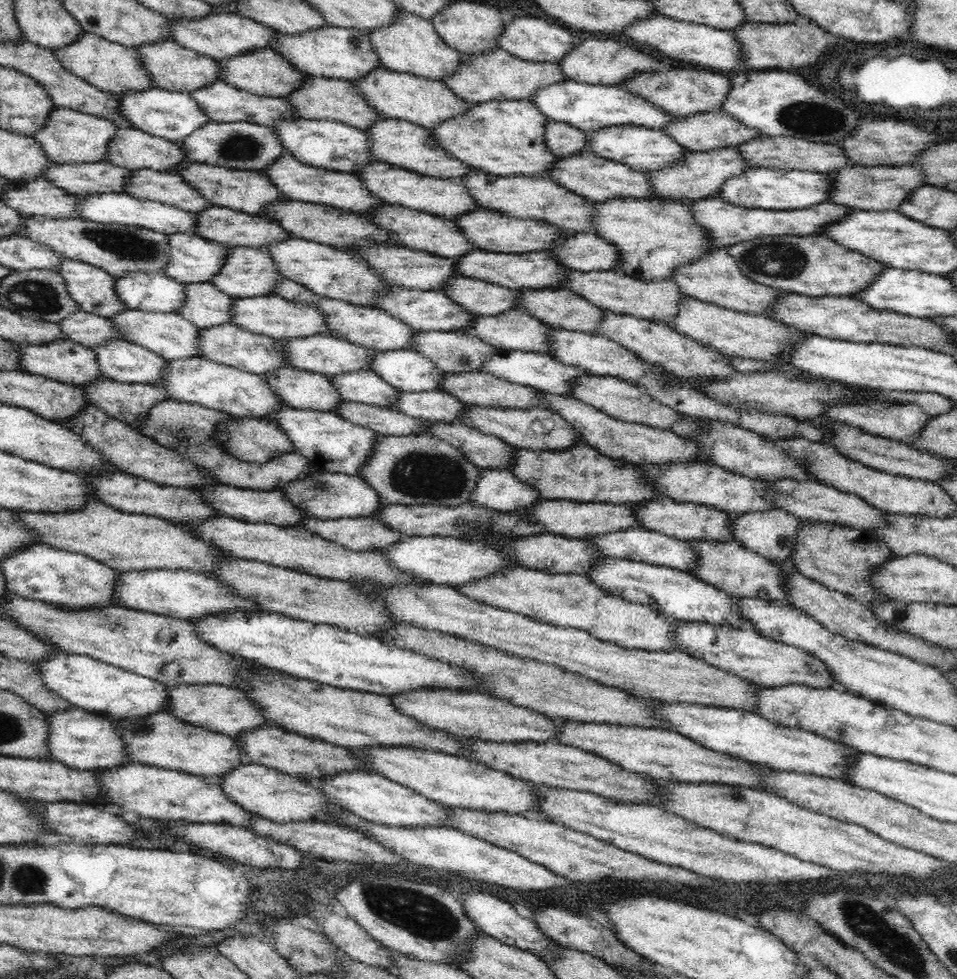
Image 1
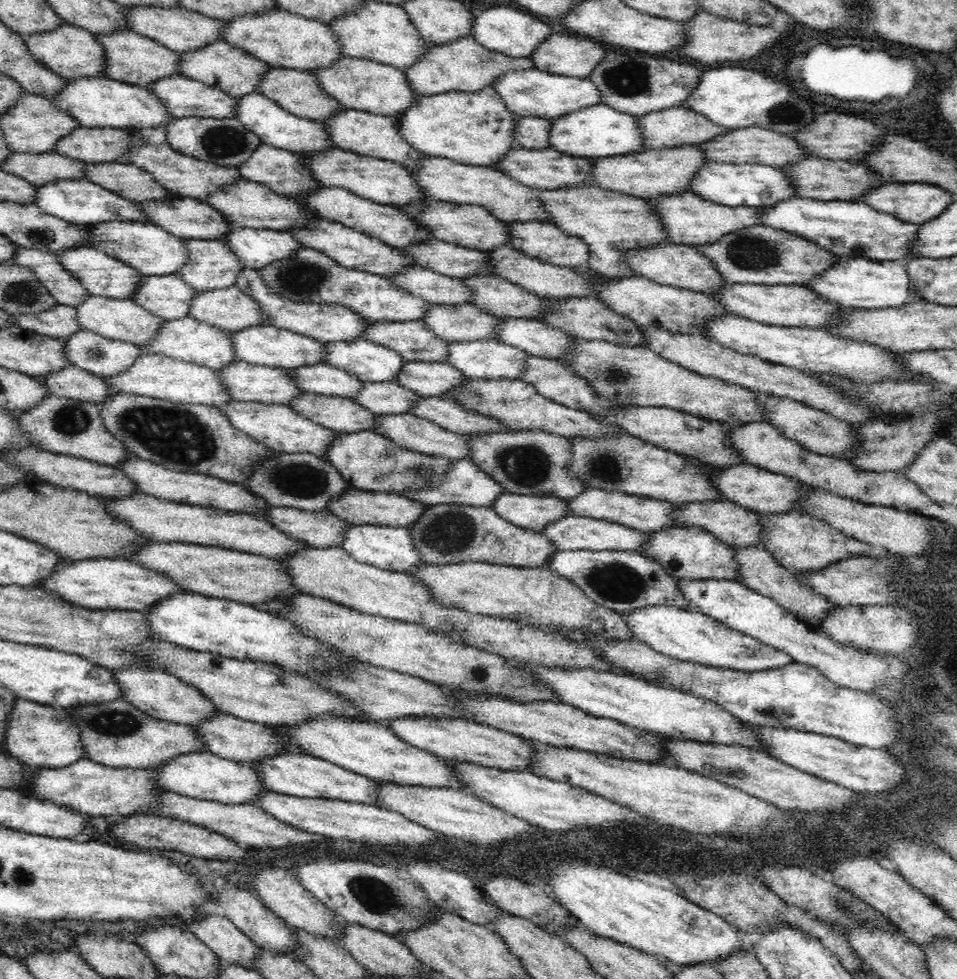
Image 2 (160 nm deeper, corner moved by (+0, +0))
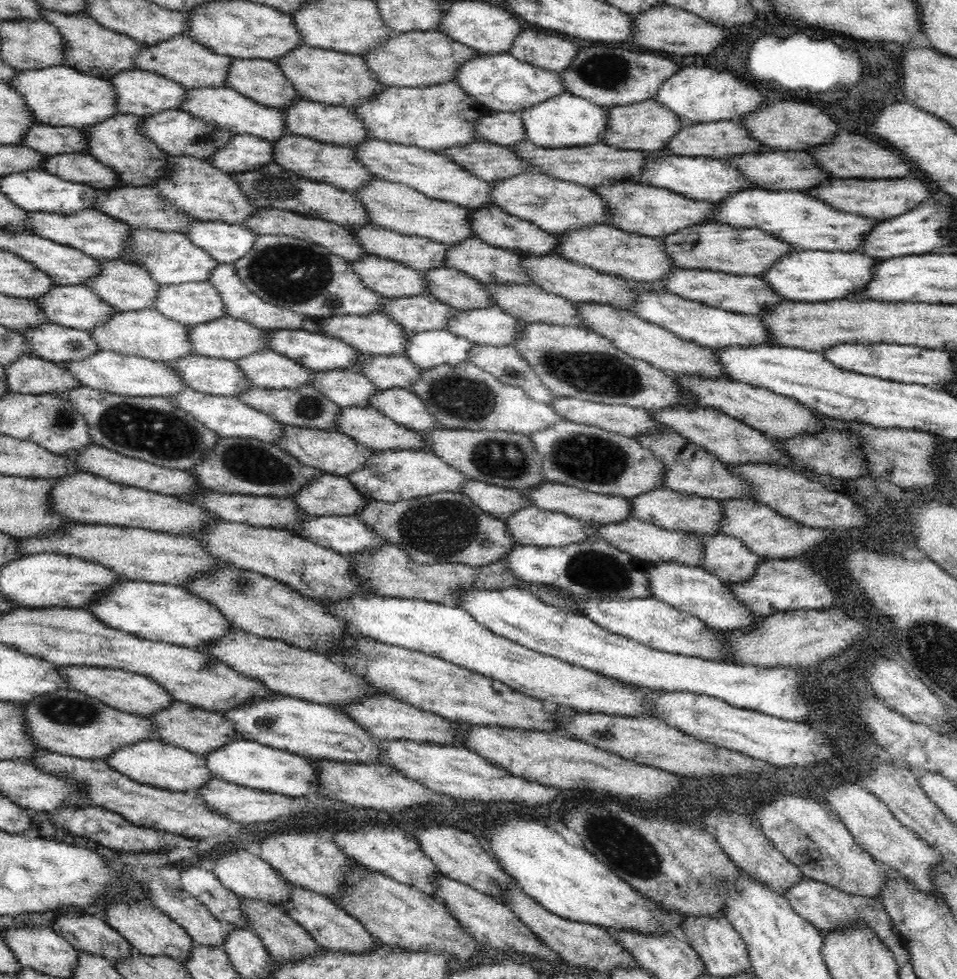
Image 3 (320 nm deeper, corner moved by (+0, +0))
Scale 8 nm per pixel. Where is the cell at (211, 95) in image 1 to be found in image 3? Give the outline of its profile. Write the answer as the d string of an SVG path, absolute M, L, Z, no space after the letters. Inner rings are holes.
M140 69L118 71L113 77L109 78L109 81L115 88L117 112L144 117L153 115L162 109L179 109L179 104L183 101L188 90L188 88L184 88L181 84L165 76Z

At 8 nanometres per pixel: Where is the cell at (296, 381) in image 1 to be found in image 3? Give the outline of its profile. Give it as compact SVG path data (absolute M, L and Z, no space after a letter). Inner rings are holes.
M186 355L164 362L188 387L213 396L238 396L256 388L232 360L202 355Z

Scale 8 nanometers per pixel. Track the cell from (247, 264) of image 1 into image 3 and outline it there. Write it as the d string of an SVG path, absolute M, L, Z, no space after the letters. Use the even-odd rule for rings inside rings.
M137 228L131 232L131 239L121 260L145 268L152 280L160 285L206 281L207 276L220 263L205 250L189 242L182 232L166 232L152 228Z

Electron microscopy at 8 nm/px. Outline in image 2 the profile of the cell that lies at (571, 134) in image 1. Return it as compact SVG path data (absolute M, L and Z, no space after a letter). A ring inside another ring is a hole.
M520 117L514 123L511 134L514 147L529 149L549 148L549 119L538 117Z

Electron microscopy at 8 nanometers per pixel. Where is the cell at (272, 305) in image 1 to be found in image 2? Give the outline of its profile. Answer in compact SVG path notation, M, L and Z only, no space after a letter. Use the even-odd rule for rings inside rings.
M234 286L209 291L198 291L190 299L189 313L187 316L198 322L205 322L210 326L222 328L226 331L235 331L251 326L268 325L259 304Z

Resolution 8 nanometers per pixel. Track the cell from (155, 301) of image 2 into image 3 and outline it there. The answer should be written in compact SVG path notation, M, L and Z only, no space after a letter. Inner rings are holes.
M99 259L99 275L90 279L85 287L97 294L106 304L118 311L142 310L153 308L155 296L159 291L157 282L141 266L128 264L122 260Z

